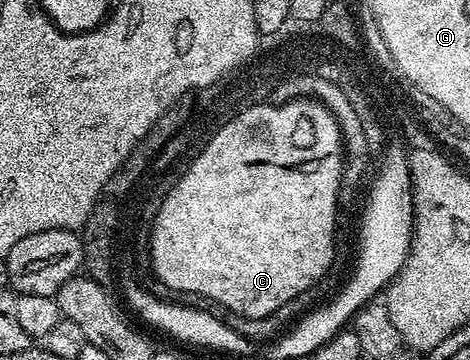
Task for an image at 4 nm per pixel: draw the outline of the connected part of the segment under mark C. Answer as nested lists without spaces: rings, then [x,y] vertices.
[[[294,99],[291,102],[274,104],[263,102],[258,107],[245,109],[235,120],[229,121],[225,126],[220,128],[207,144],[186,164],[185,170],[180,174],[171,187],[171,191],[164,196],[163,201],[159,204],[159,211],[155,214],[155,220],[151,224],[150,231],[150,266],[153,268],[153,275],[156,280],[165,285],[169,285],[173,289],[181,289],[189,293],[201,293],[205,297],[213,297],[213,301],[217,301],[221,305],[225,305],[234,311],[237,315],[244,315],[250,319],[260,319],[269,313],[273,313],[273,309],[281,309],[281,305],[285,305],[285,301],[289,301],[293,297],[310,292],[311,286],[326,273],[331,267],[331,262],[335,259],[335,214],[339,211],[339,186],[343,183],[343,163],[345,164],[345,140],[343,133],[339,129],[339,123],[335,120],[335,114],[328,107],[323,106],[318,99]]]

